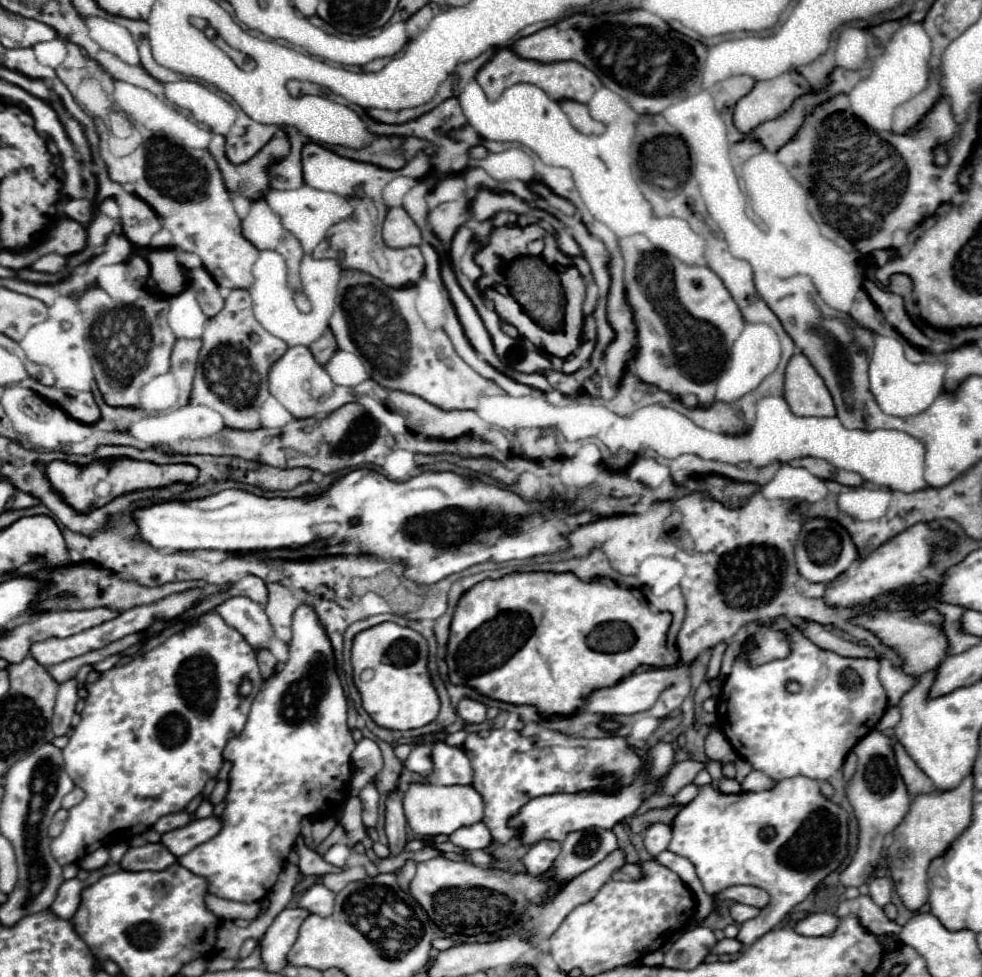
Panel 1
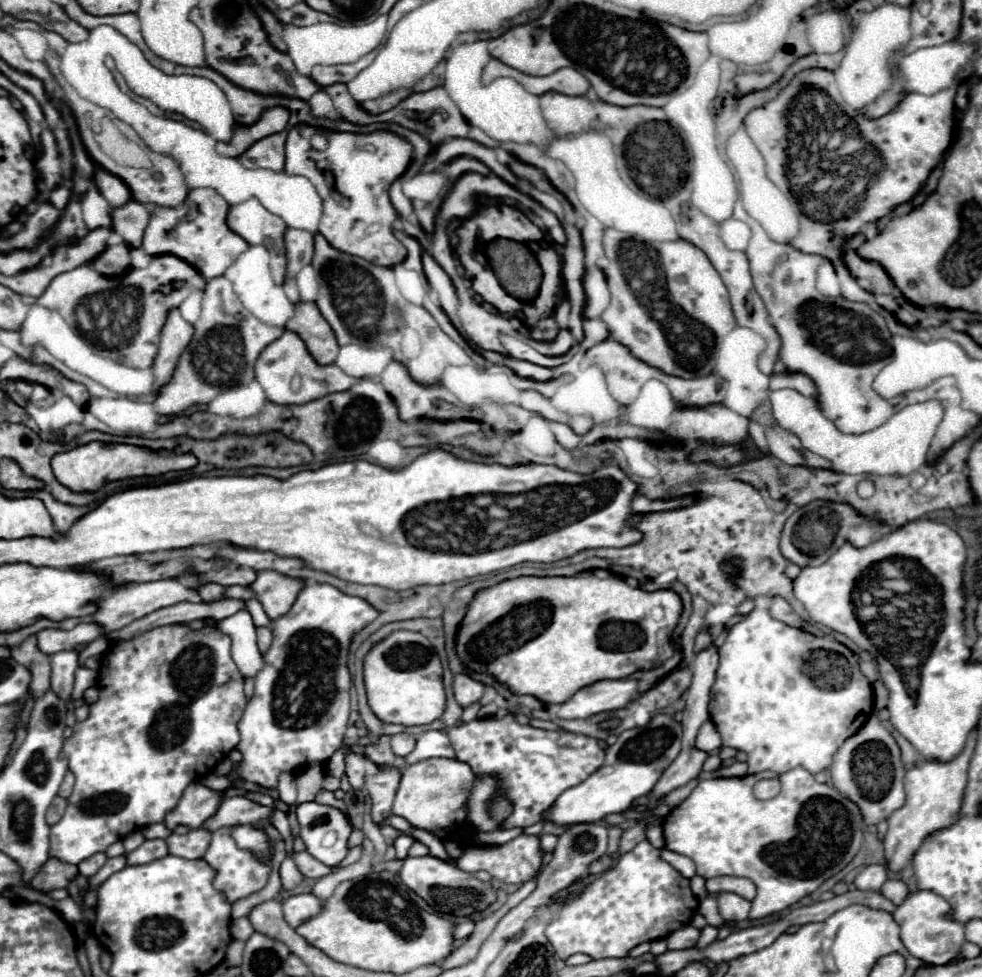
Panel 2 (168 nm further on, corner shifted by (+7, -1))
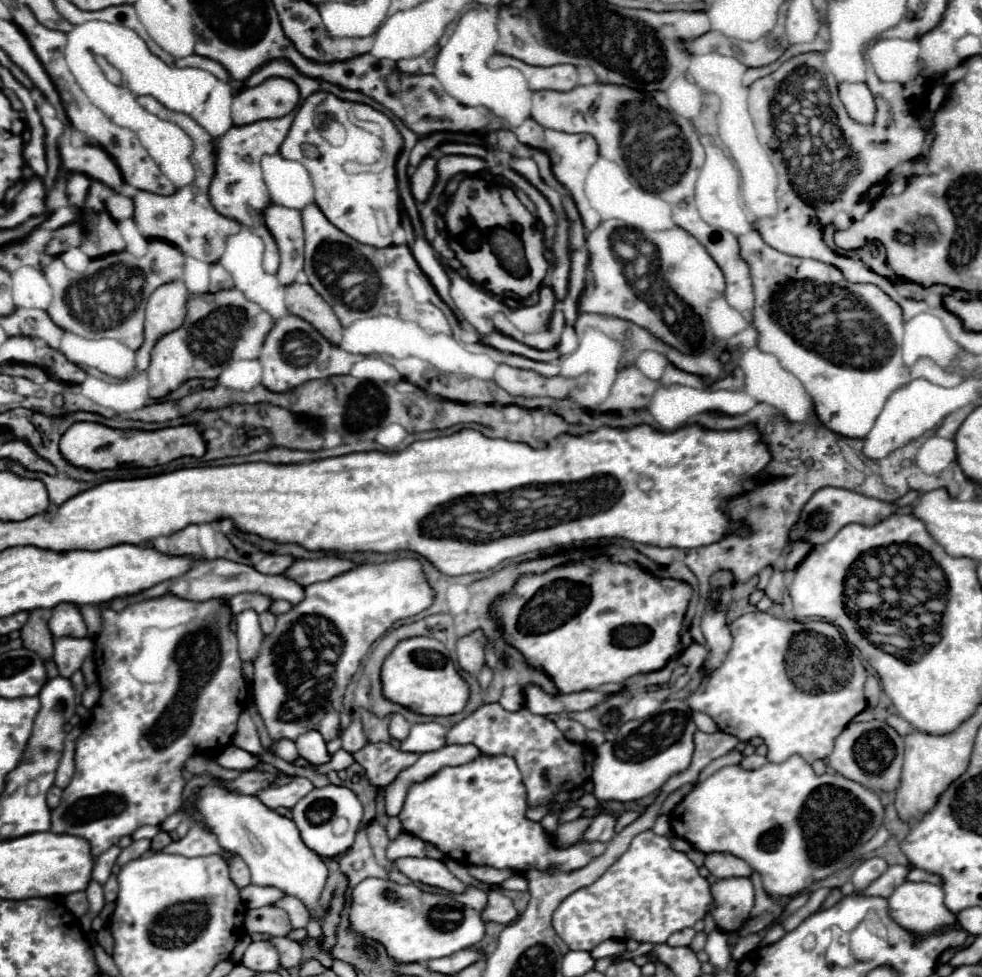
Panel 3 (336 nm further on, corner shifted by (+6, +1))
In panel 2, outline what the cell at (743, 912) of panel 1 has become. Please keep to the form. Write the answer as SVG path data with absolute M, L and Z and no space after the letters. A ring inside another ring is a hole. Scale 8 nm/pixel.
M720 894L718 896L718 910L720 910L720 916L726 920L726 922L734 922L734 920L746 920L748 918L748 912L750 912L750 902L736 896L736 894Z

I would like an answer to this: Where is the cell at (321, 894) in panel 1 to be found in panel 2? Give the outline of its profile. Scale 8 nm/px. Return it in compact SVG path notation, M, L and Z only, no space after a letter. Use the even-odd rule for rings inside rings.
M308 892L308 894L294 894L294 896L288 896L284 900L282 908L284 908L286 922L292 928L296 928L304 920L316 916L316 912L320 912L320 908L322 908L322 902L312 892Z

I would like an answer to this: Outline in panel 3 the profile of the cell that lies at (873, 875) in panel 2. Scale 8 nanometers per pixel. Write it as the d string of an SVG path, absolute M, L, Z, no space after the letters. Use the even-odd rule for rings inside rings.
M869 858L869 860L865 860L865 862L861 862L861 864L857 866L857 870L853 872L851 882L853 882L853 886L855 886L857 892L859 892L859 890L865 890L865 888L867 888L871 882L875 882L885 870L887 870L887 862L885 862L883 858Z

